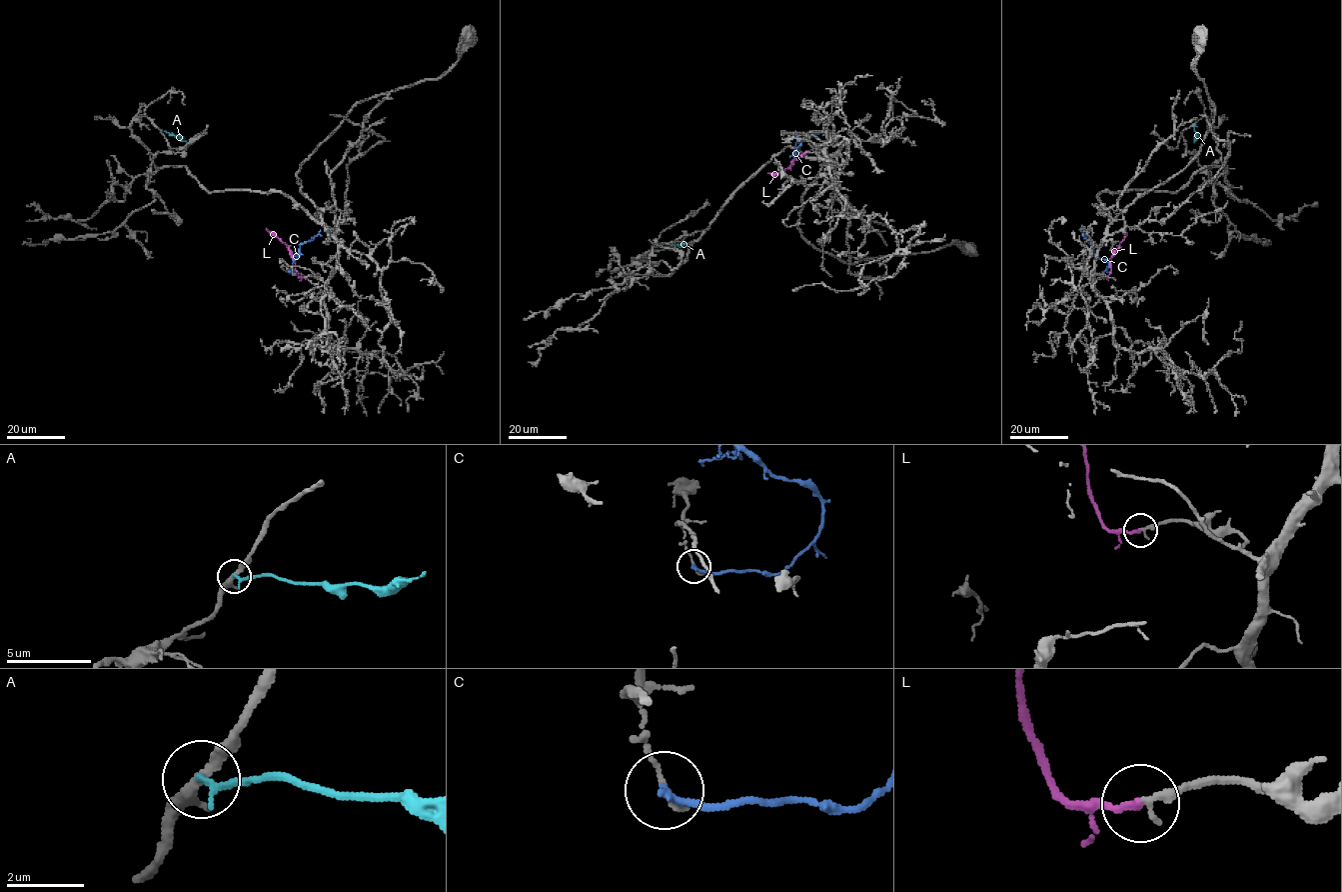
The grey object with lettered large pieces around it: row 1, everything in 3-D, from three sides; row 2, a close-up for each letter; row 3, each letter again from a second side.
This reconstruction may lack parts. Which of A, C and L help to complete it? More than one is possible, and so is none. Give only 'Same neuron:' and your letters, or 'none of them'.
Same neuron: L

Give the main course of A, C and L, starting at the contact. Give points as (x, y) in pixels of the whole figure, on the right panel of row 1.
A: (1194, 125), (1193, 143)
C: (1086, 274), (1100, 275), (1108, 263), (1094, 252), (1091, 244), (1082, 236)
L: (1102, 277), (1110, 271), (1110, 258), (1125, 236), (1124, 228)

